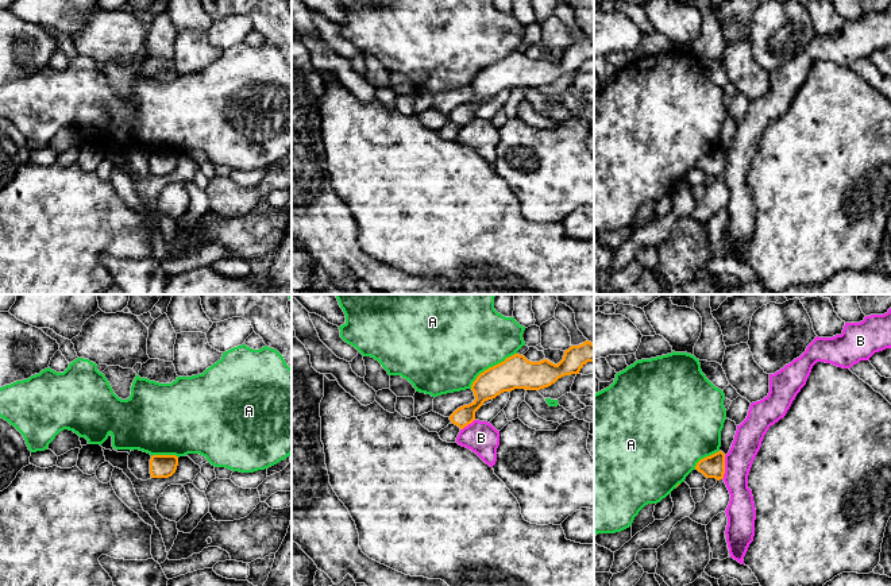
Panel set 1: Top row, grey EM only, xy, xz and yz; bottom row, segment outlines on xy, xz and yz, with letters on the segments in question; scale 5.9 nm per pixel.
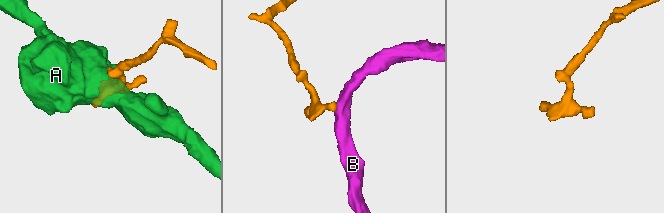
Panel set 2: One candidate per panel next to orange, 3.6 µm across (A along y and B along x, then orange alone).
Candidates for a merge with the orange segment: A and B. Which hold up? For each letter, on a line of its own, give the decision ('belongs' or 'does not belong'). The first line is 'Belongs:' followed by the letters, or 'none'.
Belongs: none
A: does not belong
B: does not belong

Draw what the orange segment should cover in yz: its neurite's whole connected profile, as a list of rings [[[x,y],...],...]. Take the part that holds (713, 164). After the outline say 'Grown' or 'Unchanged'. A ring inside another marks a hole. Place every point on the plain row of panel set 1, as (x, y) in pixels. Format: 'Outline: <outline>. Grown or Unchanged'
Outline: [[[718,149],[701,157],[697,161],[695,167],[702,170],[706,176],[716,176],[717,178],[722,177],[725,171],[725,151]]]. Unchanged

